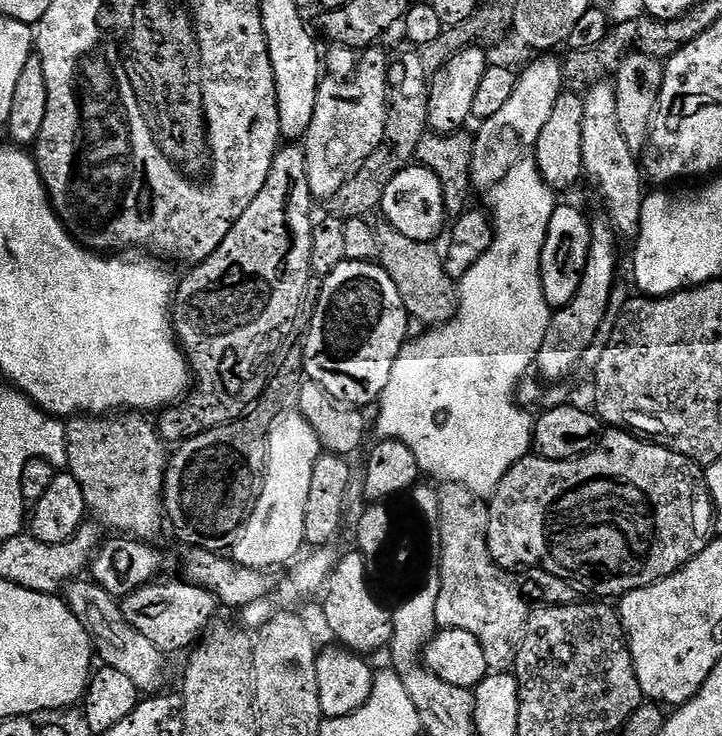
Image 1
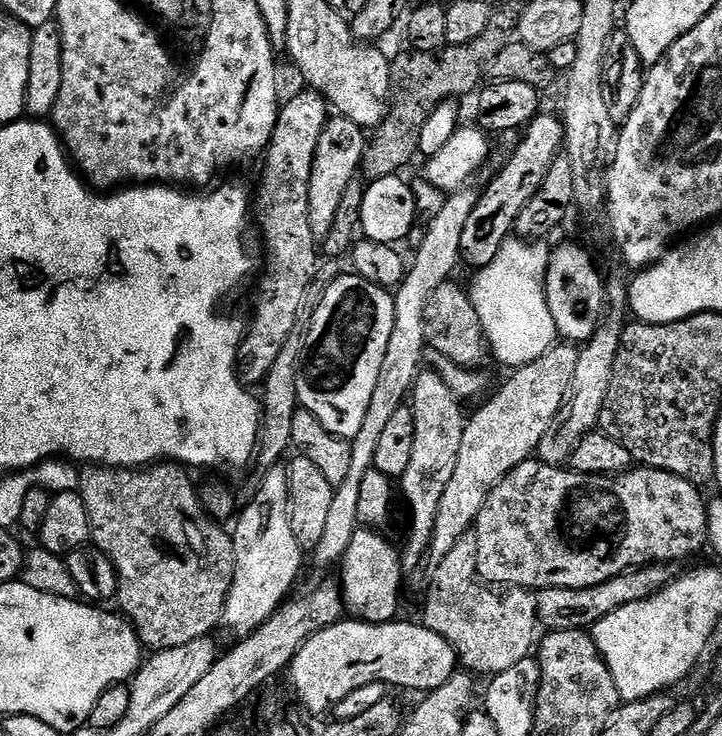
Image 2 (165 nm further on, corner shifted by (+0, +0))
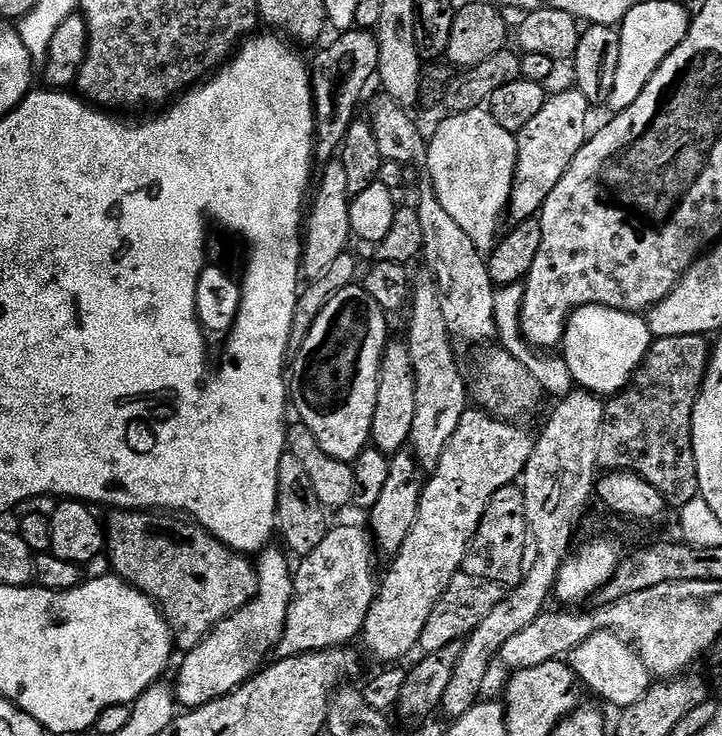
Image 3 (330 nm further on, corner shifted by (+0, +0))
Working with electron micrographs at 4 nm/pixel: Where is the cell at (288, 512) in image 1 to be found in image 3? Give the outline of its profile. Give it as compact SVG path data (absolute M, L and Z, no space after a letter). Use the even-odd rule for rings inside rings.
M269 546L259 553L255 561L258 574L255 598L233 616L218 622L202 643L183 653L184 661L174 683L176 703L181 709L201 708L235 692L269 663L276 645L284 637L286 614L292 601L294 568L291 563L288 565L288 560L289 553L280 546Z

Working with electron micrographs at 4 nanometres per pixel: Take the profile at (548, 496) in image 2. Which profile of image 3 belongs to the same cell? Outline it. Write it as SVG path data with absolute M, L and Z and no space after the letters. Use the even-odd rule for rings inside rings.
M519 487L498 490L486 506L486 514L476 531L464 559L463 571L474 578L489 580L501 586L515 586L524 577L524 546L528 542L528 523L524 494Z

